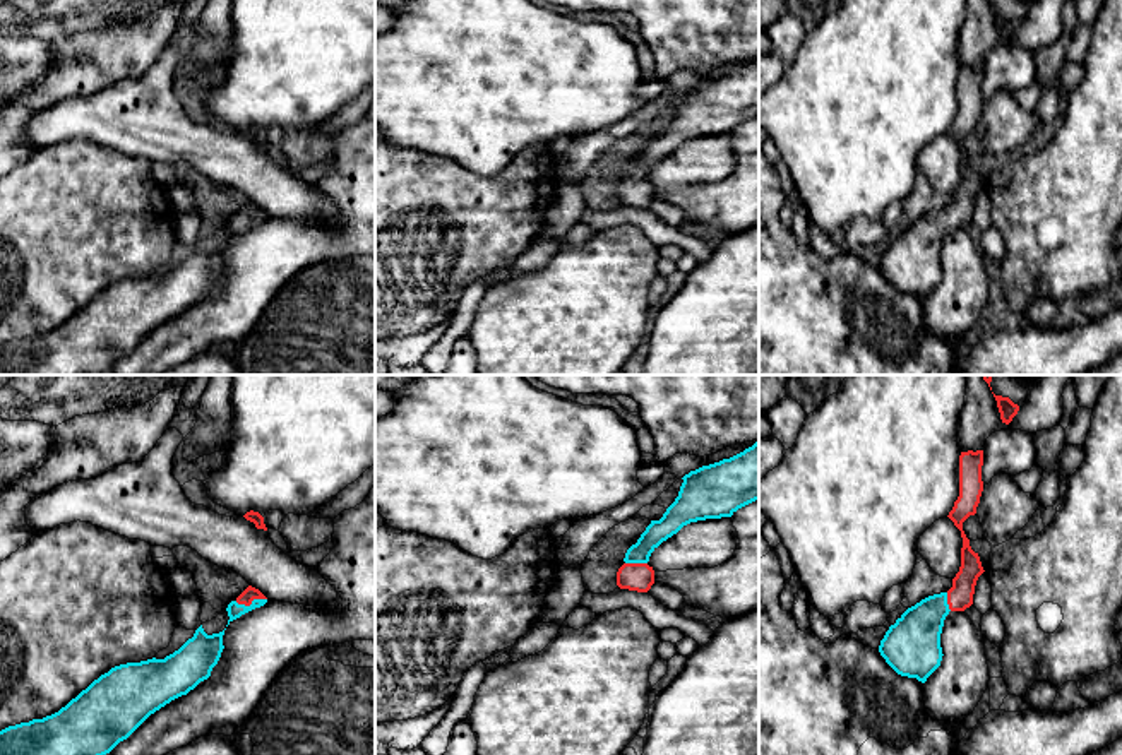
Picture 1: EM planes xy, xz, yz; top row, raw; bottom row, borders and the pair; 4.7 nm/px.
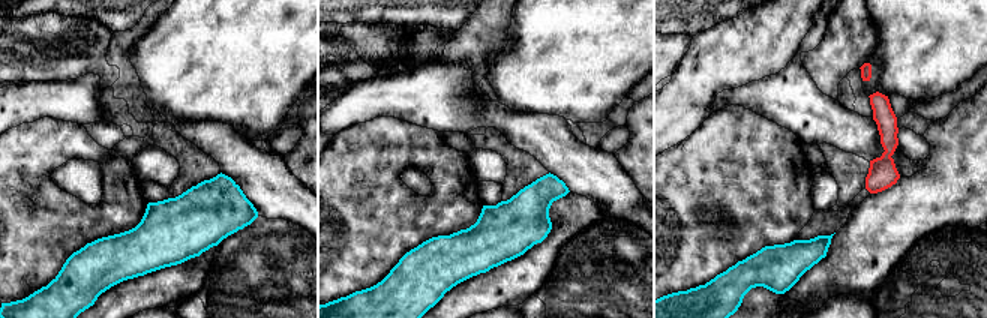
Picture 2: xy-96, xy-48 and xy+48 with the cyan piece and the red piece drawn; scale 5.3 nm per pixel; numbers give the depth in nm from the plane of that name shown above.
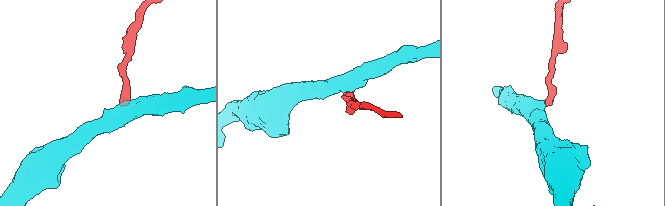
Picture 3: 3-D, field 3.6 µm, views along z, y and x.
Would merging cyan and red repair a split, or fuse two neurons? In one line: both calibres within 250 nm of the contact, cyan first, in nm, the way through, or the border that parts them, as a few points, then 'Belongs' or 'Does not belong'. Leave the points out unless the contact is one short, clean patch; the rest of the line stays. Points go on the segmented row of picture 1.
Thickness 70 nm (cyan) against 70 nm. Path across: xy (235, 610), (252, 603), (249, 594). Belongs

